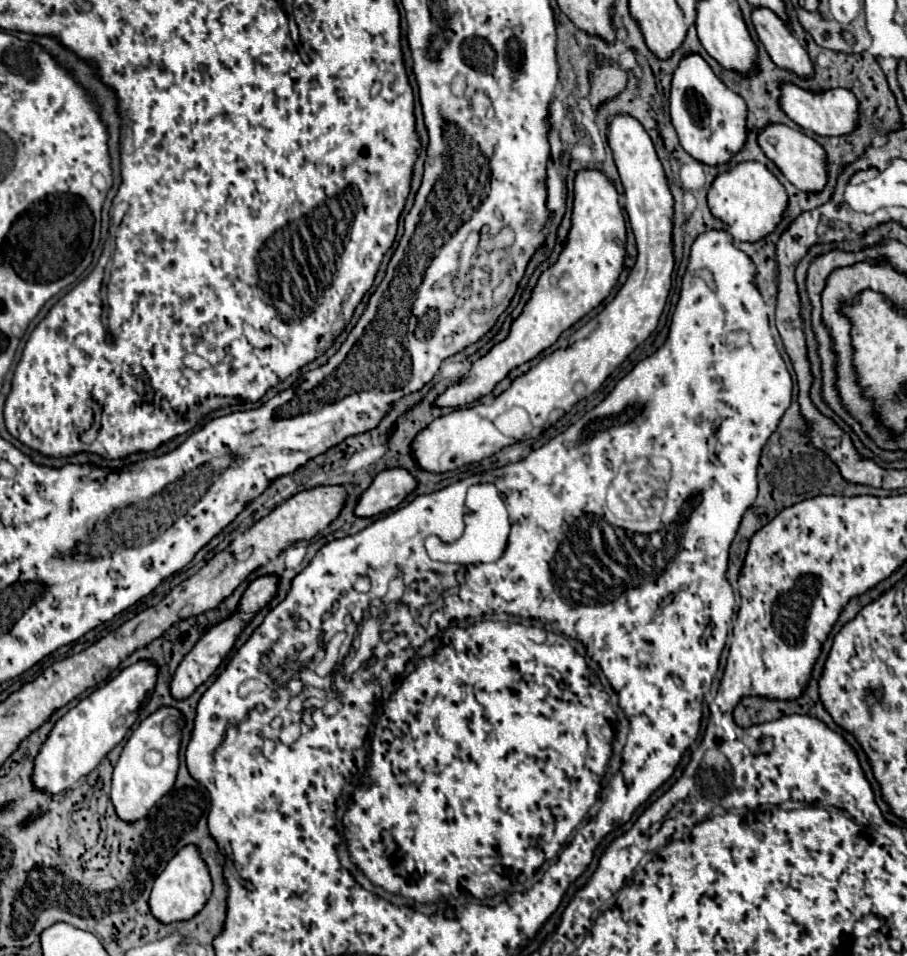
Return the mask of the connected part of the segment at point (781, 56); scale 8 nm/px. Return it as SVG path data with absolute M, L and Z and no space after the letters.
M754 8L752 22L760 42L778 68L790 70L800 78L814 76L814 64L810 62L804 46L774 12L768 8Z

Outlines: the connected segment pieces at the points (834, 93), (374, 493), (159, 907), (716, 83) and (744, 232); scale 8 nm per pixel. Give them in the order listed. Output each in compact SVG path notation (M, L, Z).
M784 84L780 104L790 120L794 120L798 126L806 130L816 132L818 136L846 136L846 134L852 134L858 126L858 98L844 88L812 94L812 92L800 90L794 84Z
M404 468L380 472L370 488L362 494L356 506L356 516L376 516L396 508L416 488L416 484L416 478Z
M188 844L170 858L162 874L156 878L150 894L150 910L164 924L170 924L176 920L188 920L202 910L210 894L212 894L212 880L210 880L208 866L204 864L198 848L194 844Z
M686 56L672 78L670 116L682 148L702 164L728 164L746 142L746 102L728 90L712 68L698 56Z
M740 162L712 182L708 192L708 206L712 214L728 226L728 232L736 242L758 242L774 232L782 220L788 206L788 194L780 180L764 164Z

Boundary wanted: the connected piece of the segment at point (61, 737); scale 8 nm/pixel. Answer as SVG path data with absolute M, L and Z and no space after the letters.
M140 660L124 668L116 678L96 688L88 698L80 700L68 714L64 714L50 736L46 738L40 754L34 760L32 782L38 790L58 794L78 782L82 776L92 772L100 760L122 742L130 726L136 722L138 712L146 700L146 692L156 686L158 666L152 660Z

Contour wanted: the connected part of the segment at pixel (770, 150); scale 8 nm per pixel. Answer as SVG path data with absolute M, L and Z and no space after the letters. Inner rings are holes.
M770 124L766 126L760 136L758 144L764 150L764 154L780 168L780 172L798 188L808 194L818 194L824 190L828 182L828 156L826 150L800 130L792 130L784 124Z

